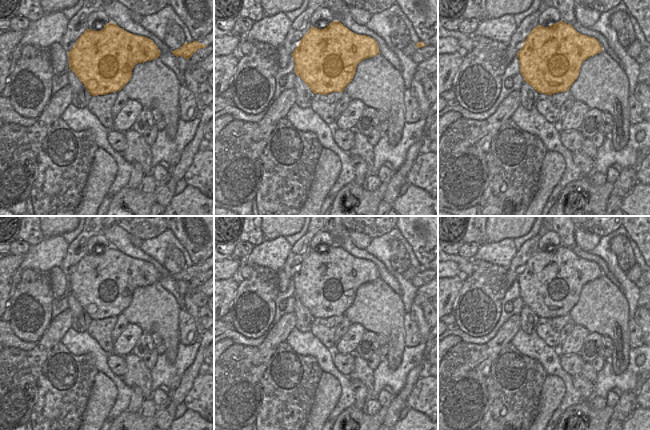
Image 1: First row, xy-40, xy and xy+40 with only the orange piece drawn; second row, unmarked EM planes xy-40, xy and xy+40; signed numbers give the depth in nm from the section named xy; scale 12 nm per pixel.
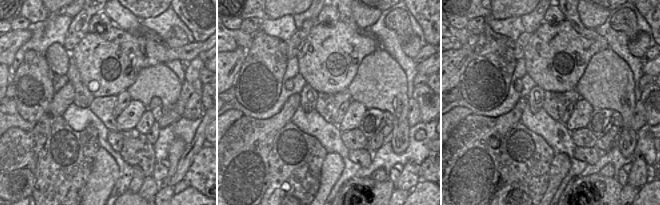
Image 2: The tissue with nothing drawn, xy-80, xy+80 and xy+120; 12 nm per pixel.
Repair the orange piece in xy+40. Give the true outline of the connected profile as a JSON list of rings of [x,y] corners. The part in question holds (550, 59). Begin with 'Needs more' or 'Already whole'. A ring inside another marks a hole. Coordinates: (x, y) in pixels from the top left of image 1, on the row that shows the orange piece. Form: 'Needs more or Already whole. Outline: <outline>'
Already whole. Outline: [[[560,21],[550,27],[538,25],[517,53],[524,81],[538,93],[568,91],[584,60],[602,51],[594,38],[582,35]]]

